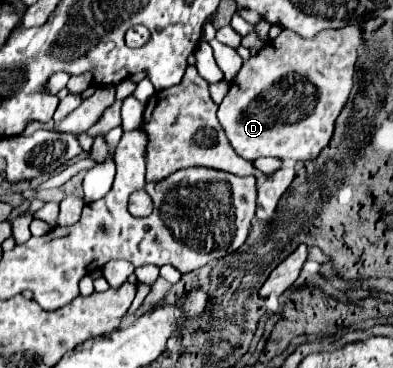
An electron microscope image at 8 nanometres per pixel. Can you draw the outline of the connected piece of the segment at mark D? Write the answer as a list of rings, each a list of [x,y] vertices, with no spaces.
[[[361,26],[325,30],[311,40],[293,30],[283,30],[263,52],[243,62],[217,112],[235,152],[249,160],[259,156],[317,158],[331,142],[335,120],[353,90],[359,52],[365,52]]]

